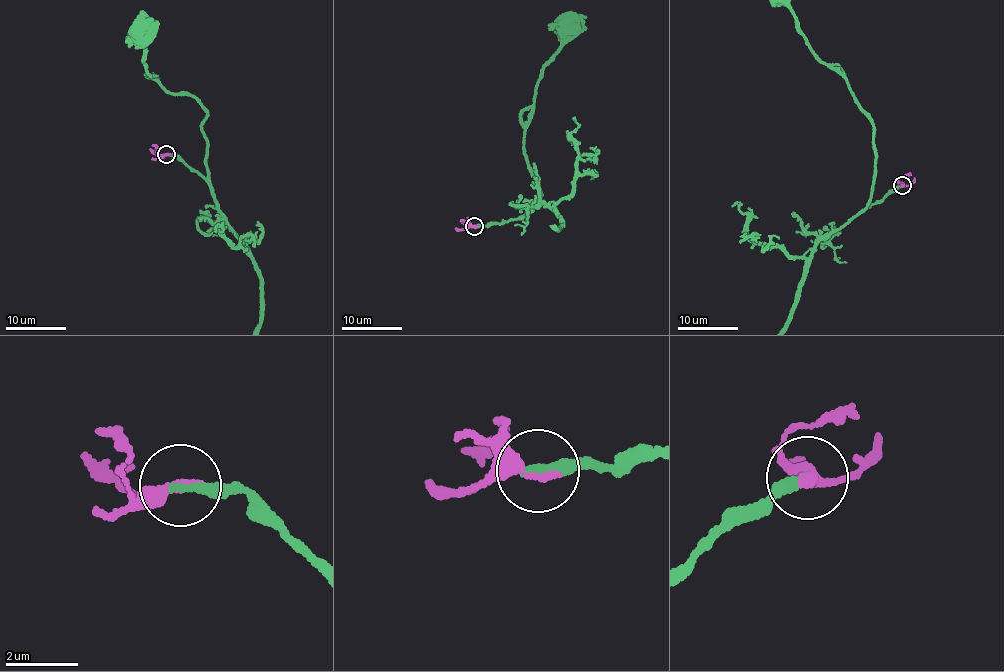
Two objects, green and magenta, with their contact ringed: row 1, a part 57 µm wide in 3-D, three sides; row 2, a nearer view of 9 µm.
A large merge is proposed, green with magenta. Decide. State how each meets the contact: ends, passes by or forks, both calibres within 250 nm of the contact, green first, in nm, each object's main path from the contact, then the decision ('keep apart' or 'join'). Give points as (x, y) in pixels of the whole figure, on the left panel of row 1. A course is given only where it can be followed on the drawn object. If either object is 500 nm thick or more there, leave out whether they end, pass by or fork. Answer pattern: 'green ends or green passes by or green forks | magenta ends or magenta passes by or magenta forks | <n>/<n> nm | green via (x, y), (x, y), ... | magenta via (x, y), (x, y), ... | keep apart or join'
green ends | magenta ends | 280/440 nm | green via (166, 154), (207, 176), (206, 110), (150, 76), (141, 29) | magenta via (166, 154), (158, 155), (152, 145) | join

